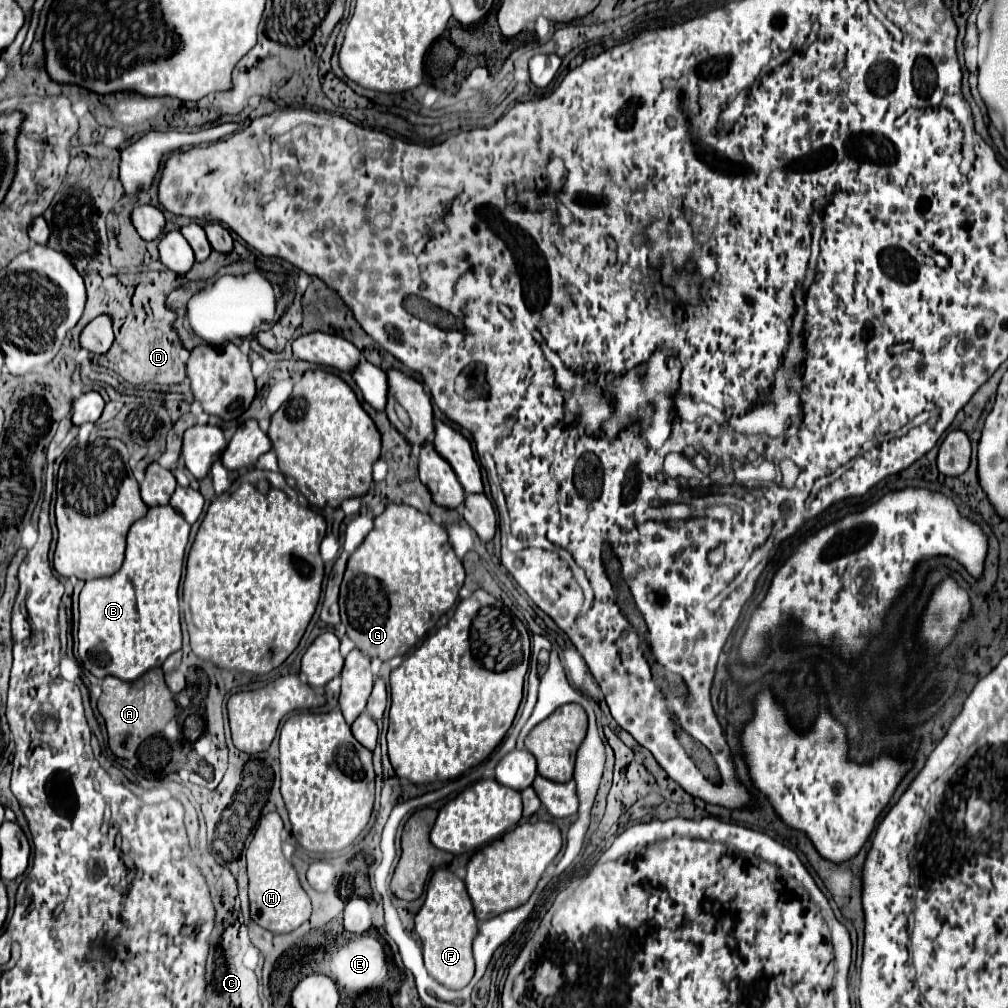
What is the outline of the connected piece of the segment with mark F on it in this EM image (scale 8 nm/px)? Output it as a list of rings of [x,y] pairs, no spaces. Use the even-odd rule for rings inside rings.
[[[435,870],[431,874],[425,904],[415,916],[415,932],[423,944],[427,972],[447,988],[465,988],[475,972],[471,942],[477,934],[477,918],[463,880],[459,880],[451,870]]]

